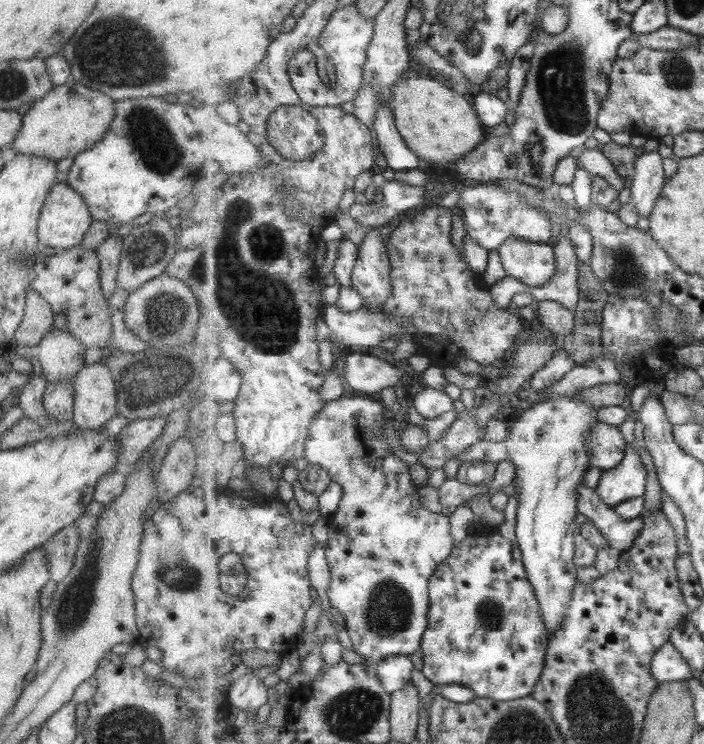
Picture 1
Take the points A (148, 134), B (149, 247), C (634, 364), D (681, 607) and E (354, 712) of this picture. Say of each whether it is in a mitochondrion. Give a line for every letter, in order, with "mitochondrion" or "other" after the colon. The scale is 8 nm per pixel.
A: mitochondrion
B: mitochondrion
C: other
D: other
E: mitochondrion

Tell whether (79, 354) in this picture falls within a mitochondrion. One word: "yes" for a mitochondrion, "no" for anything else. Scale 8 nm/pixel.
no

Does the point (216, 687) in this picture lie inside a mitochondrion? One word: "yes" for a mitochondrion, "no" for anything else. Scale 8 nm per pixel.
no

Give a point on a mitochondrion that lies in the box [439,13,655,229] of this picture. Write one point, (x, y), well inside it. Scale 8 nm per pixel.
(561, 79)

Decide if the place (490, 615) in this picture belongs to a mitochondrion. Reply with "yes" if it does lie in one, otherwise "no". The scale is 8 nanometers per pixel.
yes

